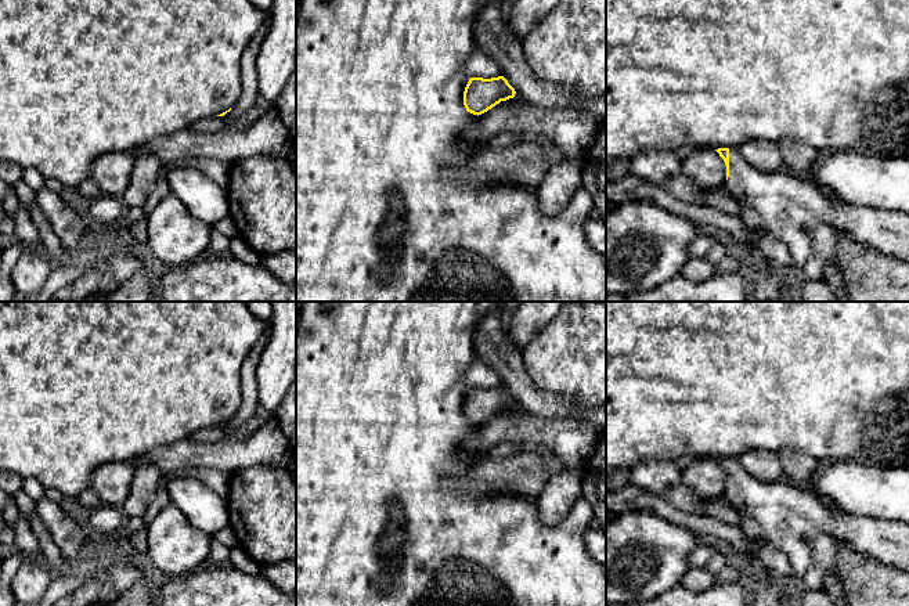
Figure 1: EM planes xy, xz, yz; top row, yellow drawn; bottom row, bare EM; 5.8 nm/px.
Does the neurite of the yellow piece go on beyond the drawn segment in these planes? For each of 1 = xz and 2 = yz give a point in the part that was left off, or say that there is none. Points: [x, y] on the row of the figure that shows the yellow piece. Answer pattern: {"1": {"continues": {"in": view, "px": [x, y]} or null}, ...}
{"1": {"continues": null}, "2": {"continues": {"in": "yz", "px": [792, 208]}}}

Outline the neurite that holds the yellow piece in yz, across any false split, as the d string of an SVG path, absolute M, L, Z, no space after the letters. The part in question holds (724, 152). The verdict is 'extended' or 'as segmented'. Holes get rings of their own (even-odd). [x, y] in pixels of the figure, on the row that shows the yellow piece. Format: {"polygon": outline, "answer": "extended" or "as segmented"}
{"polygon": "M739 148L715 149L726 166L726 194L739 203L750 205L760 213L769 235L782 241L791 255L791 268L798 273L812 250L812 235L819 224L827 224L851 235L856 242L885 255L909 261L909 213L867 206L852 206L830 201L802 176L787 170L765 173L750 166Z", "answer": "extended"}

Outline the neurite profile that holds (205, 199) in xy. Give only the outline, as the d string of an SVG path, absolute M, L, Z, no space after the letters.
M180 166L167 173L173 192L199 221L214 227L230 216L227 190L194 166Z

